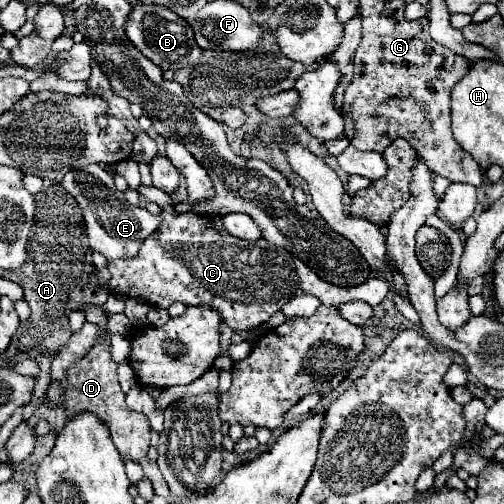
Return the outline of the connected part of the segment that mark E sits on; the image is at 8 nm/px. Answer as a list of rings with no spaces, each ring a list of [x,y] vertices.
[[[98,164],[70,170],[64,176],[62,186],[76,198],[76,202],[84,212],[90,248],[104,254],[108,260],[136,256],[136,252],[140,250],[140,244],[160,226],[160,220],[152,216],[146,208],[136,208],[128,204],[124,194],[116,190],[112,174],[102,170]]]

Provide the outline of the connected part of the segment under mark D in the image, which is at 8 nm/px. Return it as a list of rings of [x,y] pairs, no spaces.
[[[98,338],[96,344],[88,350],[88,354],[66,370],[66,386],[64,386],[66,416],[68,416],[68,420],[72,416],[78,416],[80,412],[92,412],[92,414],[100,416],[102,424],[106,424],[110,430],[110,438],[112,438],[116,450],[120,452],[120,458],[124,462],[128,462],[128,460],[138,462],[144,470],[144,476],[152,482],[154,492],[158,496],[170,496],[170,490],[164,484],[164,478],[160,476],[158,464],[148,460],[150,424],[144,414],[128,410],[128,406],[124,402],[124,392],[120,390],[120,382],[116,376],[116,362],[112,360],[110,348],[112,348],[112,344],[106,338]]]

